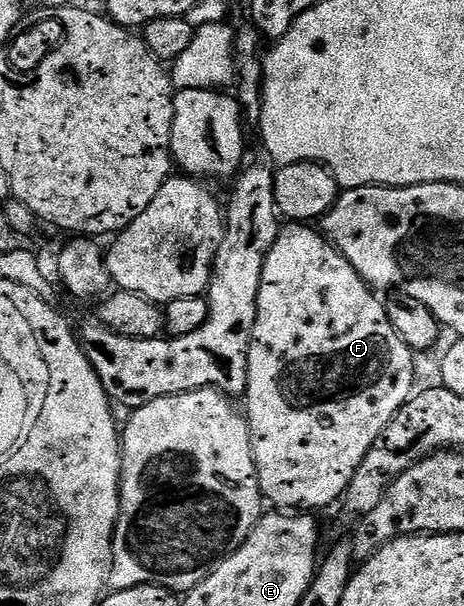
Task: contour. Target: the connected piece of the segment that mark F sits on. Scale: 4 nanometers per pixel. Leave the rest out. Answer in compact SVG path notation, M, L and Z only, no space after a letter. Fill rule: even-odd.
M287 224L280 229L273 248L265 256L265 268L261 268L261 284L257 296L257 320L253 324L251 343L247 349L247 410L245 417L249 436L251 437L251 455L255 461L255 471L259 481L259 491L264 499L271 502L272 507L282 508L287 512L316 512L330 502L338 503L342 499L347 486L353 480L353 472L365 460L369 448L373 448L375 441L385 432L385 428L395 418L401 407L410 402L415 386L415 358L416 355L397 336L393 324L387 315L387 307L381 301L380 295L366 280L359 275L345 260L345 256L337 247L327 241L326 237L311 224Z

